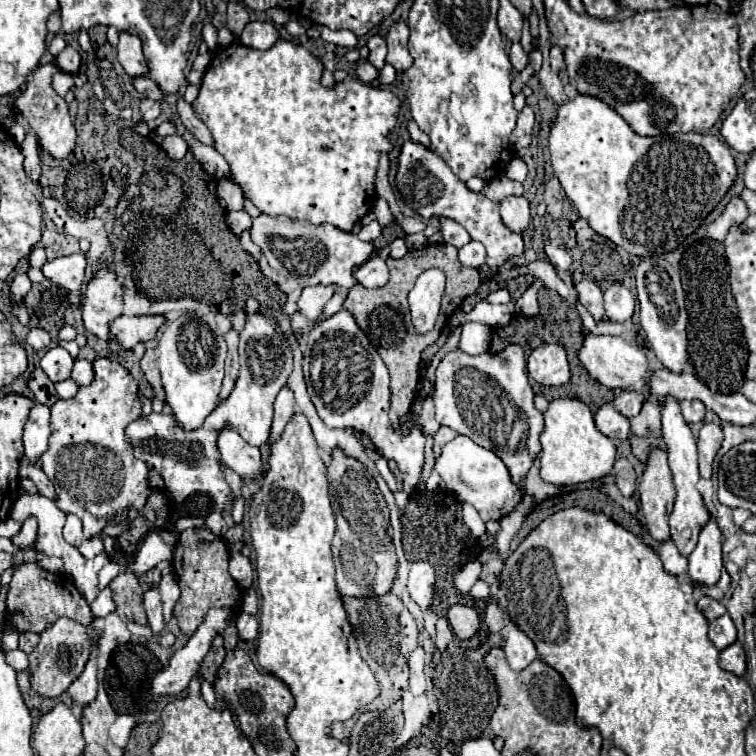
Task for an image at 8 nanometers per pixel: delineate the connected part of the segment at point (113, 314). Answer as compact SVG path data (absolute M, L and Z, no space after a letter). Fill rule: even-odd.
M112 269L98 271L98 277L86 285L80 311L88 333L110 339L108 323L122 313L122 289Z

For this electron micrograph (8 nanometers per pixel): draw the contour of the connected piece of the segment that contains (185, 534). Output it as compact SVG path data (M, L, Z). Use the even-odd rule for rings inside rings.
M186 529L182 531L174 549L174 573L180 585L180 599L174 605L174 617L186 637L190 637L210 607L230 607L234 613L242 605L242 589L228 573L228 549L222 537L210 533L210 529Z

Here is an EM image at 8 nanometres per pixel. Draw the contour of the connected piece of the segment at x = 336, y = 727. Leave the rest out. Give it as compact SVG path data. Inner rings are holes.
M352 717L350 721L334 723L334 725L332 725L332 733L330 733L330 737L338 739L338 741L346 741L348 735L350 735L350 729L352 729L352 725L354 725L354 721L356 721L356 717Z

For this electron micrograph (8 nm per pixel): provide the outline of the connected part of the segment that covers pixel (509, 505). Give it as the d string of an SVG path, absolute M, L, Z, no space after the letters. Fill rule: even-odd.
M458 435L446 443L442 455L436 459L436 471L442 475L448 491L452 491L458 499L472 503L484 521L500 521L524 497L520 485L512 483L504 461L494 451L476 445L470 437L464 435Z

